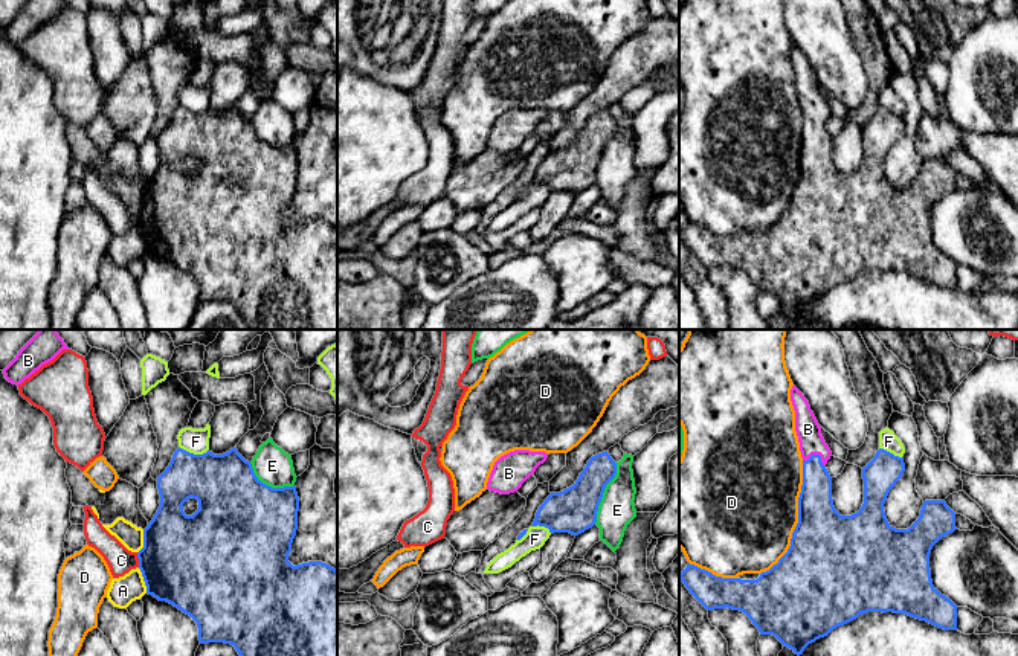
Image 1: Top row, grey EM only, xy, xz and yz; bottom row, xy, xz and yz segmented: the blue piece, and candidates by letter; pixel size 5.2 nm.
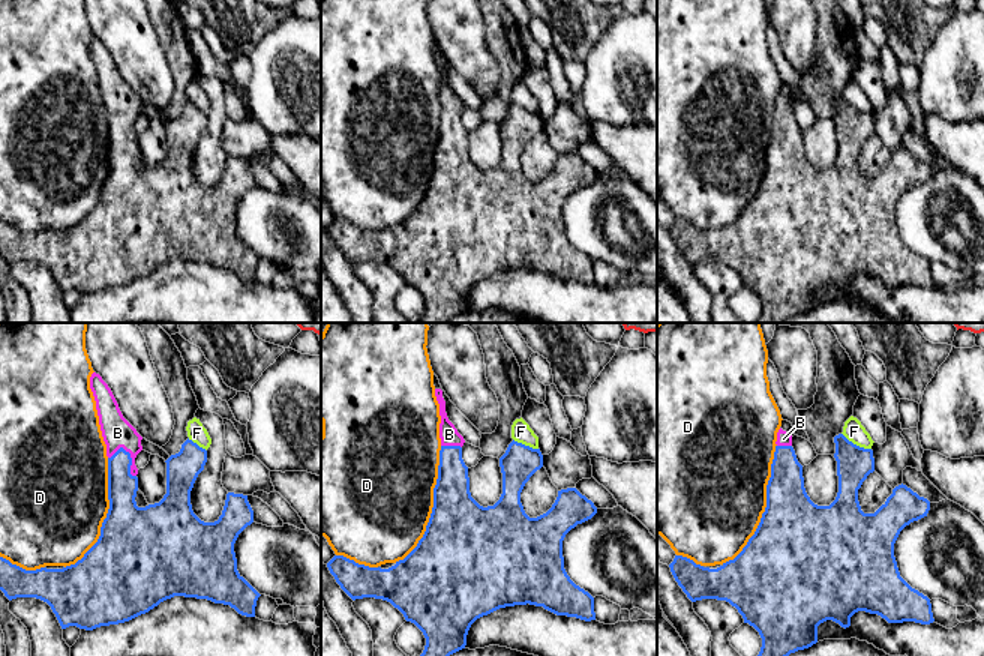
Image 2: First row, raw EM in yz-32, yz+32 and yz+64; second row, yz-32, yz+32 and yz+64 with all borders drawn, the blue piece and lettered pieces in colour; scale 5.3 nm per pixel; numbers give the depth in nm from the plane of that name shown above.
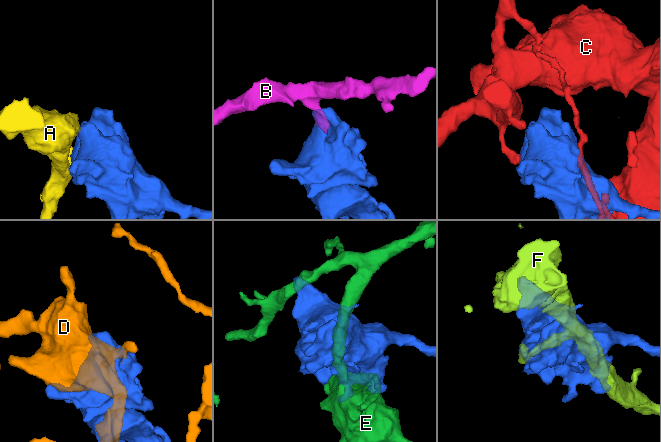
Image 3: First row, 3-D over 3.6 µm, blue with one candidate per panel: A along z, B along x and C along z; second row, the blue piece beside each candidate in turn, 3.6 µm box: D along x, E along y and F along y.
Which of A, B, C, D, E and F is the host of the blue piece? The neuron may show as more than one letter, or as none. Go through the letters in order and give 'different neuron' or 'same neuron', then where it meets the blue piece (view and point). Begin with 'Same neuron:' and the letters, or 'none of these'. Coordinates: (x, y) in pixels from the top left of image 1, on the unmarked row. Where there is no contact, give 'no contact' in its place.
Same neuron: B
A: different neuron; meets blue in xy at (144, 238)
B: same neuron; meets blue in yz at (817, 113)
C: different neuron; meets blue in xy at (139, 218)
D: different neuron; meets blue in yz at (798, 179)
E: different neuron; meets blue in xz at (603, 150)
F: different neuron; meets blue in xy at (193, 112)

